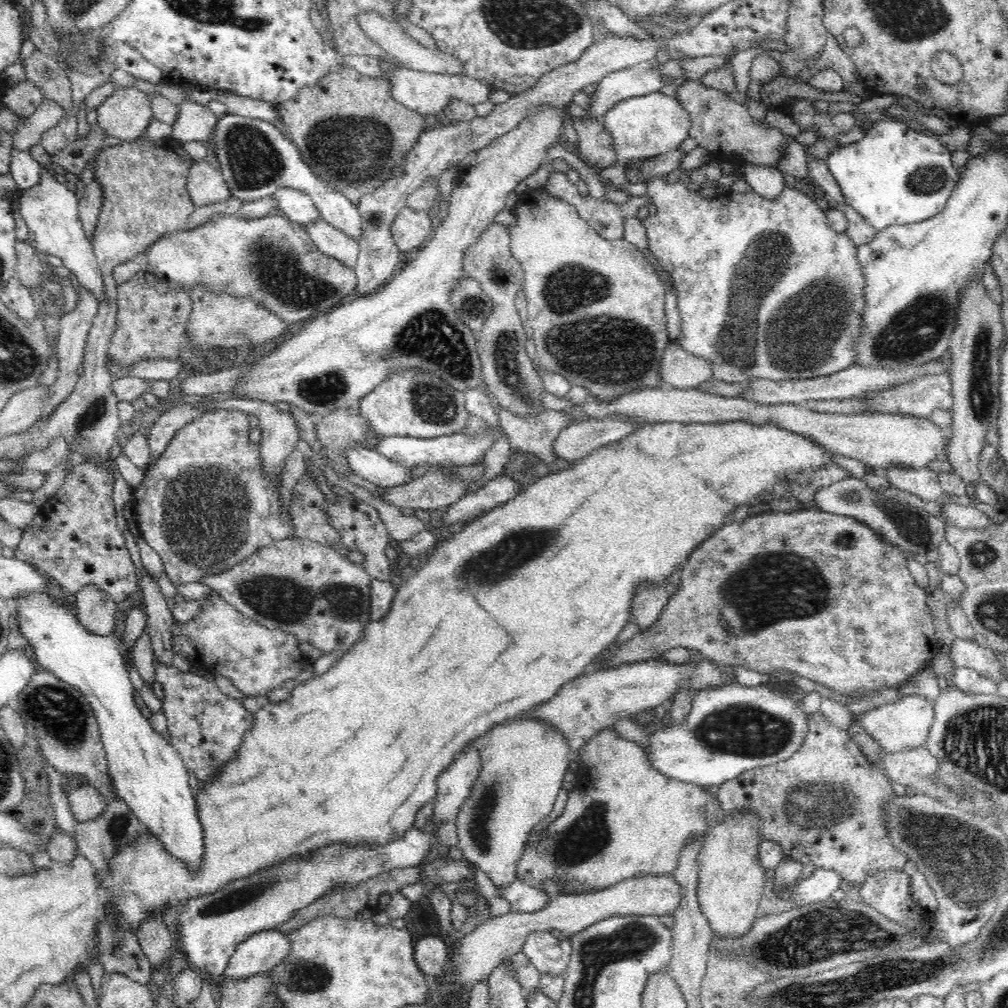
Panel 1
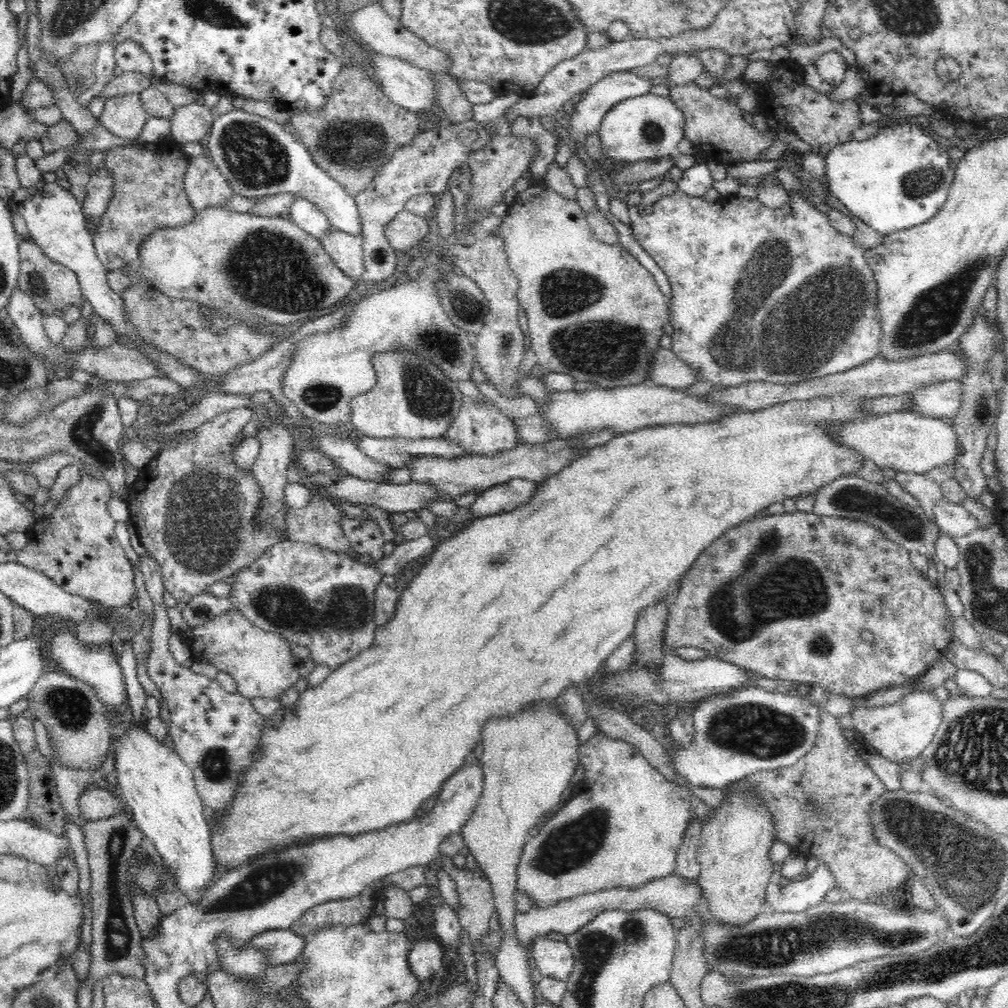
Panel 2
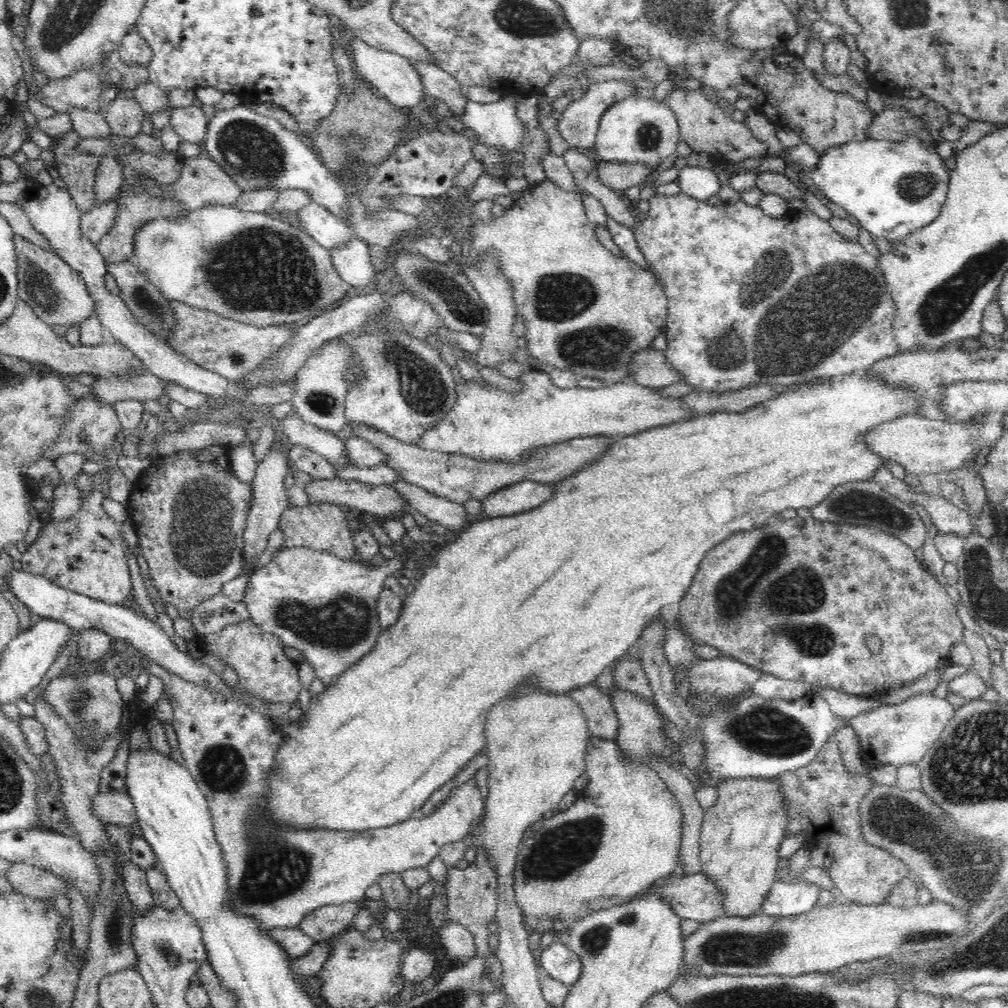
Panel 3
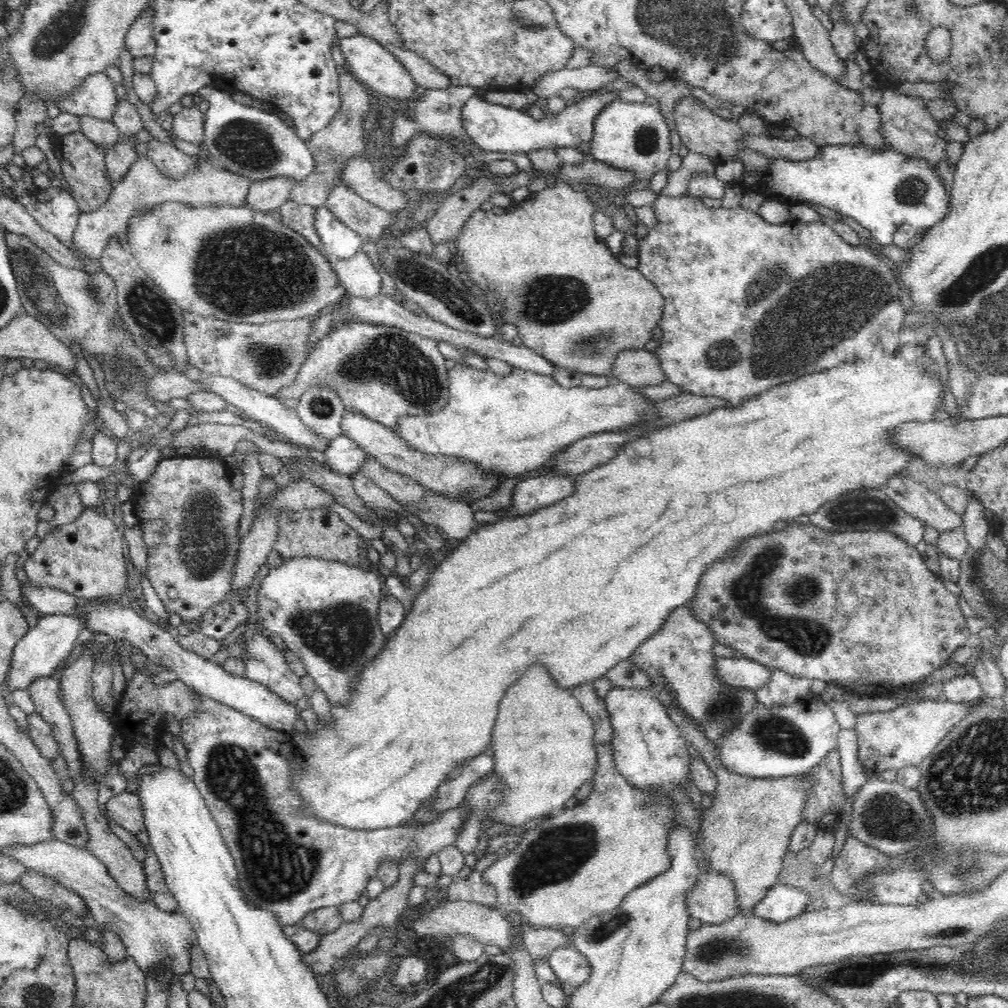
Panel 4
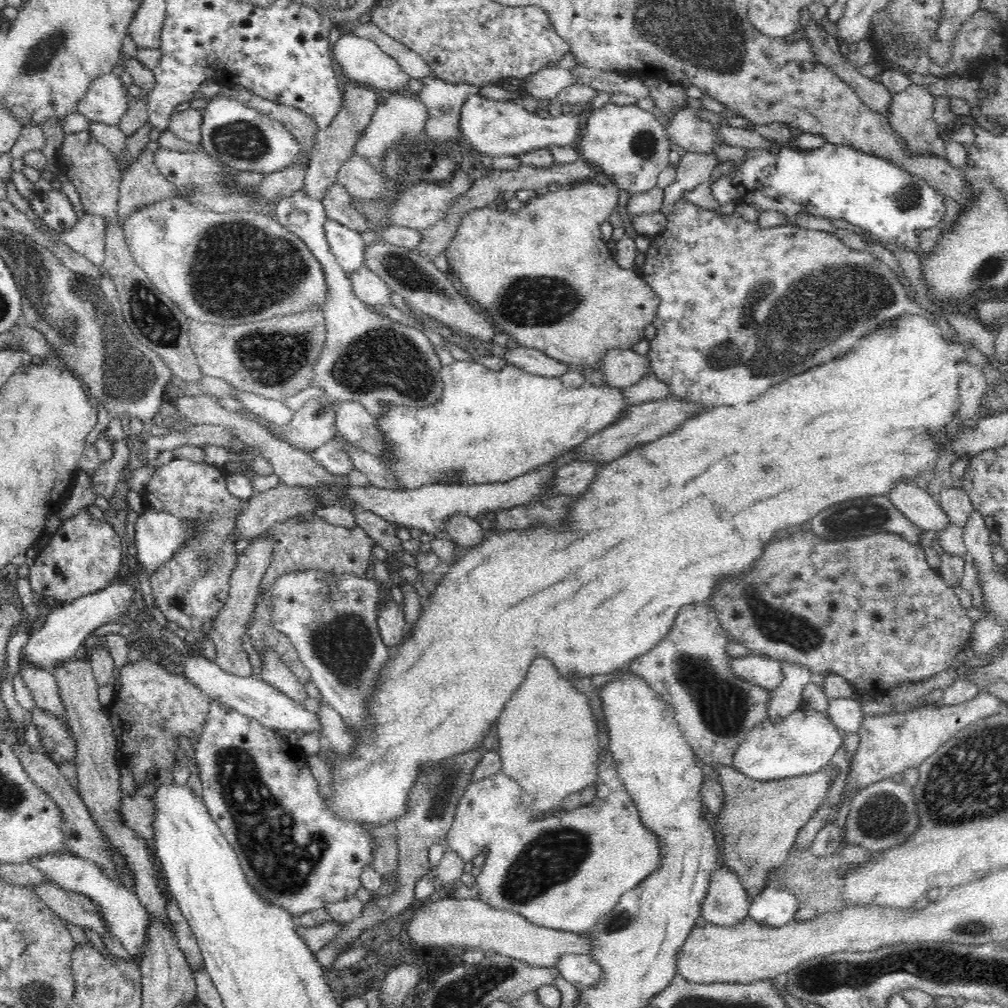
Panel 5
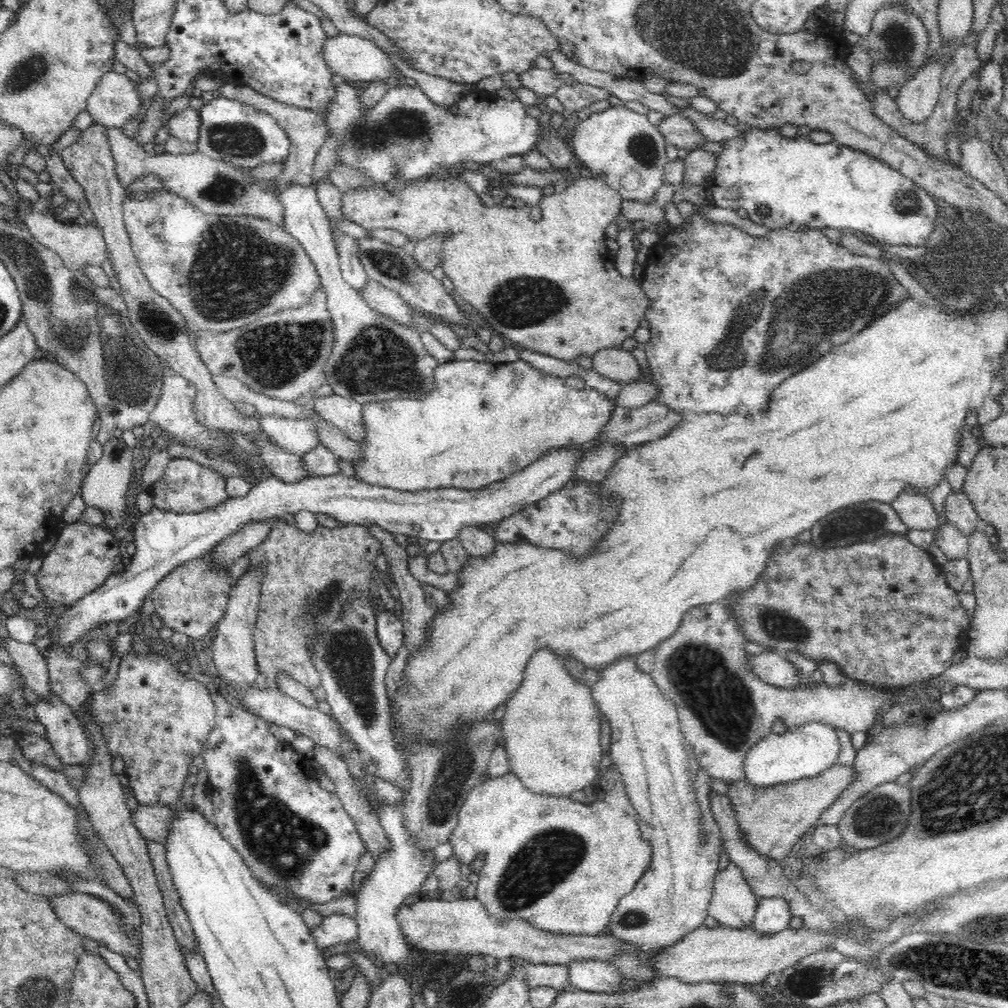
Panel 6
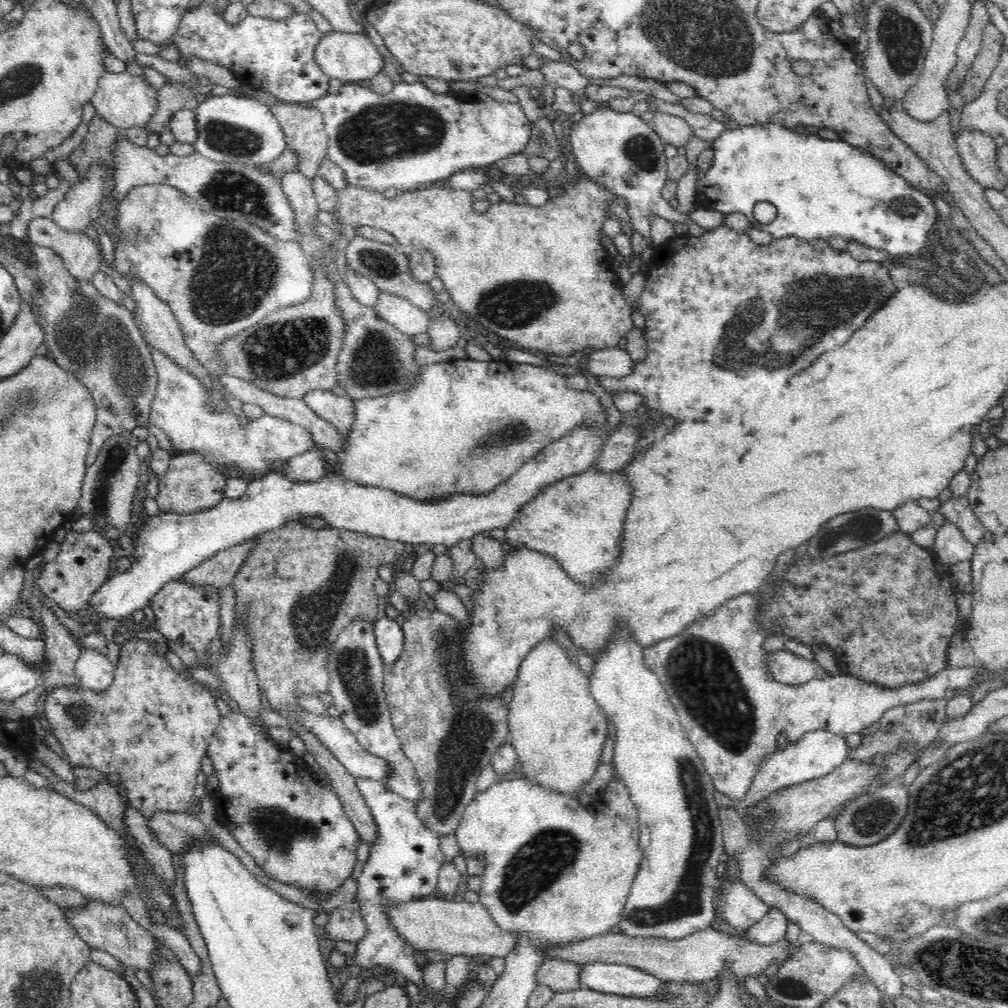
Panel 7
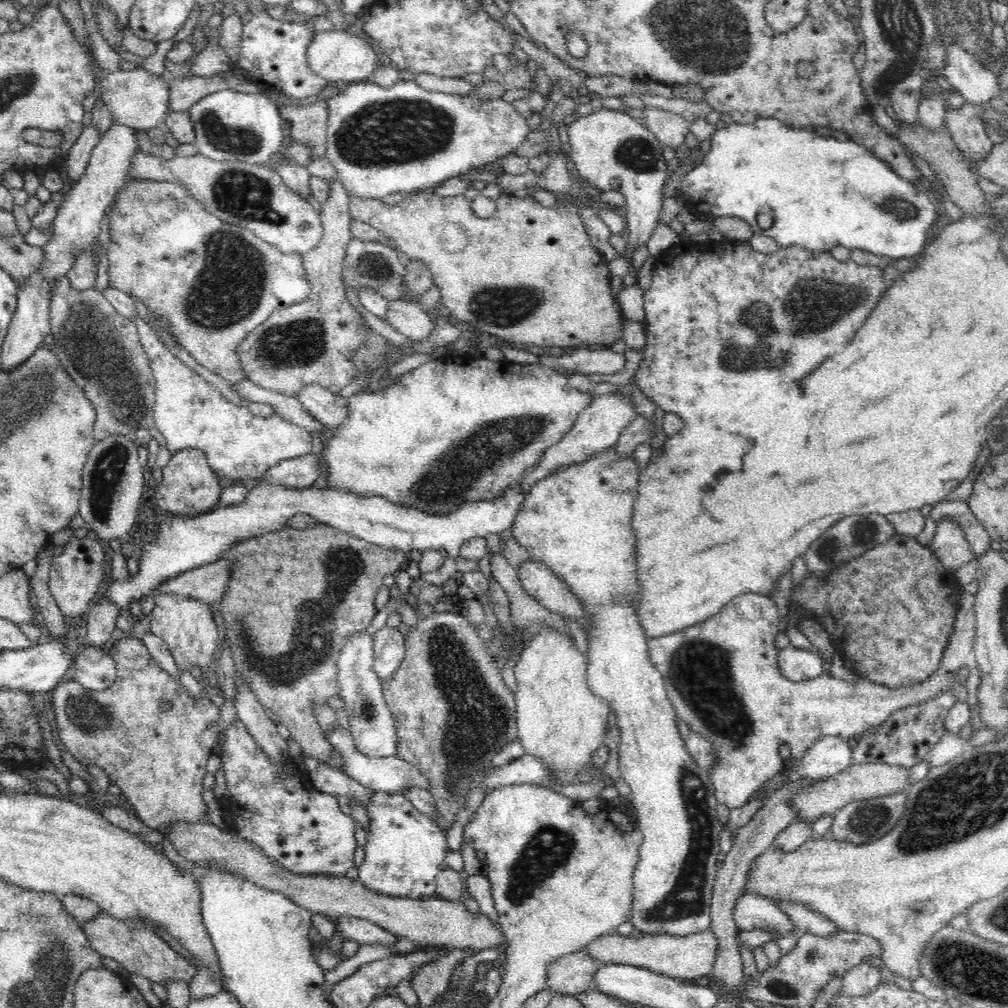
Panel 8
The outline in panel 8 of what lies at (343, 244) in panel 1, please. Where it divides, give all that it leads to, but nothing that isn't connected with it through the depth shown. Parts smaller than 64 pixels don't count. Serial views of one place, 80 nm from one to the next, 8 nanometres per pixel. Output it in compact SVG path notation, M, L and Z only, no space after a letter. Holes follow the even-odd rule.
M390 300L386 310L386 320L400 334L414 342L424 342L430 338L433 323L422 306L412 300Z

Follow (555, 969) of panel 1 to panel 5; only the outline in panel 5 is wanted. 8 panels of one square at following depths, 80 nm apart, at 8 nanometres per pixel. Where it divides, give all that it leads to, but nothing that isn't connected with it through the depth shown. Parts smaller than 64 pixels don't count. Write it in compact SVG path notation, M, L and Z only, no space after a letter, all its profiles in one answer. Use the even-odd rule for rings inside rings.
M564 954L558 960L558 971L570 984L573 984L578 993L596 986L602 980L602 967L588 954Z

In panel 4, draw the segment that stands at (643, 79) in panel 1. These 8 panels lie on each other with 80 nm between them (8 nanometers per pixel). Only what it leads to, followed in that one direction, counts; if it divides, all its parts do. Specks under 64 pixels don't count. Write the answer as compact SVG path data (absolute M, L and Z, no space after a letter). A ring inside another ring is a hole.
M619 90L605 95L593 91L587 99L574 102L552 118L544 117L540 120L514 106L488 103L482 97L474 95L463 106L462 124L469 138L486 152L528 153L535 149L576 147L592 142L594 119L604 105L619 100L616 97L617 91Z

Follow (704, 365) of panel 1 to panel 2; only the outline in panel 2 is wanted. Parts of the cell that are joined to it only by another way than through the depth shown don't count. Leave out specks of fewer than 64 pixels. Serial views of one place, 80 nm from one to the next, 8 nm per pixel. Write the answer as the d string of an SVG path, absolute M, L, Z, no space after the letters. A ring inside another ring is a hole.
M662 347L651 356L646 382L683 389L698 382L698 373L697 370L686 366L686 363L677 357L677 354Z

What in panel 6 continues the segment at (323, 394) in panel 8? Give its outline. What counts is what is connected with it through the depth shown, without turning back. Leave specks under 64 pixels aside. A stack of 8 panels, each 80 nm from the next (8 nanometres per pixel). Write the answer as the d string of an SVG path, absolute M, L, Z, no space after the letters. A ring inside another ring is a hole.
M331 394L315 398L310 405L323 420L334 424L342 431L346 438L363 444L366 429L360 402Z

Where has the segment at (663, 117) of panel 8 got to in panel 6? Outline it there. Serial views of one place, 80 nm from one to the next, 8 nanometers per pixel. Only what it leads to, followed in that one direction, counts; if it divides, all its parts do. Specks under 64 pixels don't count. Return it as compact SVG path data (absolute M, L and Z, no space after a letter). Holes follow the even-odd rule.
M679 114L664 117L657 127L667 144L672 144L678 149L692 152L701 149L703 143L708 142L700 130Z

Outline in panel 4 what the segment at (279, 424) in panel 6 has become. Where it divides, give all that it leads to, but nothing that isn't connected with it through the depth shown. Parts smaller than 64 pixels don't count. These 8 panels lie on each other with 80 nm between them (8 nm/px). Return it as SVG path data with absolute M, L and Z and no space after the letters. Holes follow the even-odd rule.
M308 388L298 399L295 411L318 438L331 441L341 435L345 406L333 388Z

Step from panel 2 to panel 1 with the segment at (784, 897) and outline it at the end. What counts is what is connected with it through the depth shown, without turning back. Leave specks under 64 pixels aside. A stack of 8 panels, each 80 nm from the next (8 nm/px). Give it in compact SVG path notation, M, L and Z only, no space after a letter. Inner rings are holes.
M815 868L808 878L801 879L786 899L796 901L798 907L829 900L835 890L844 886L844 880L835 870Z

